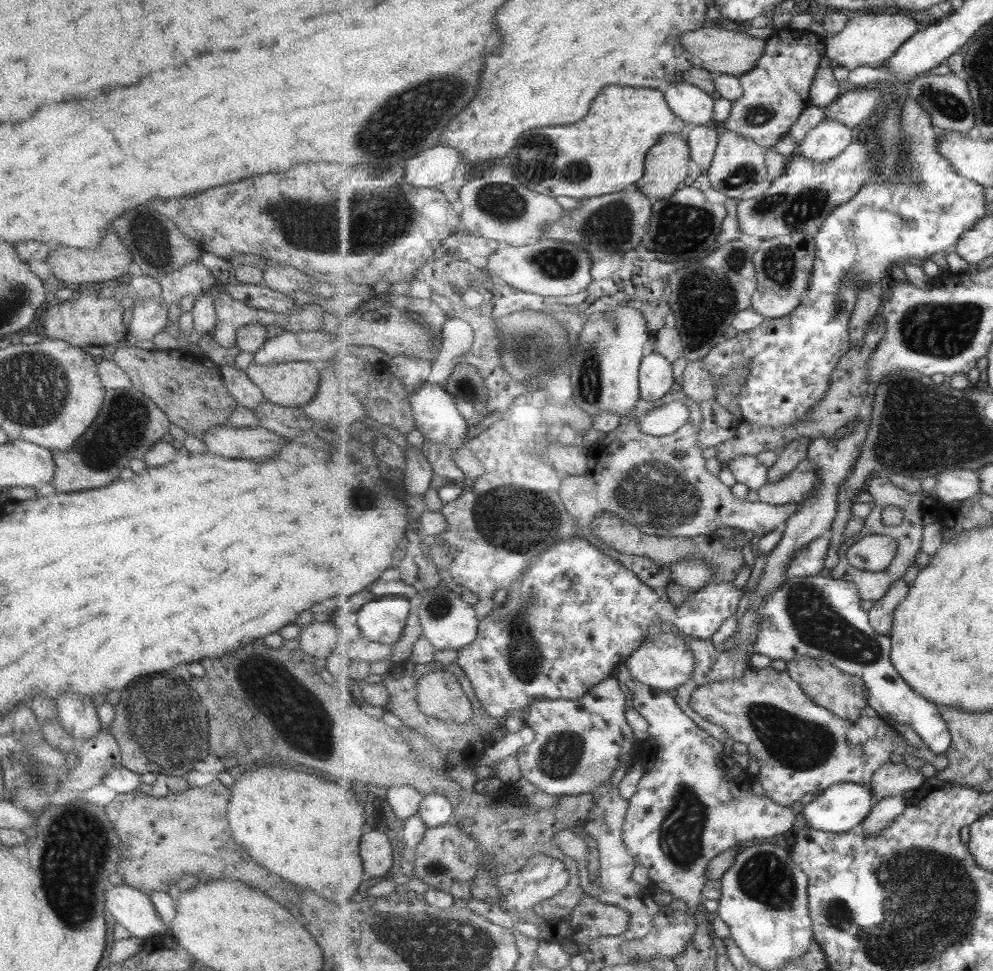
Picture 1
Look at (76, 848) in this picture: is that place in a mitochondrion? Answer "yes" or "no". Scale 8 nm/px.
yes

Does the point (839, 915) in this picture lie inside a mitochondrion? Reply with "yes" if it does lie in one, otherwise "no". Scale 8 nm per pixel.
yes

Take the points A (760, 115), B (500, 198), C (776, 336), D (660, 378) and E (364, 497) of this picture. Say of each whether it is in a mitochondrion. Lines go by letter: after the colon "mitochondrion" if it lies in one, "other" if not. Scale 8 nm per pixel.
A: mitochondrion
B: mitochondrion
C: other
D: other
E: mitochondrion

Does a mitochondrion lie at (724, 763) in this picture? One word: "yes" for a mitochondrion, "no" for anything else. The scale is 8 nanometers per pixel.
no

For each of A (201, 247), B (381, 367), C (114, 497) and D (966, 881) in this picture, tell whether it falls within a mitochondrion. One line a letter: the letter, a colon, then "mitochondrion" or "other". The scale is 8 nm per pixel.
A: other
B: other
C: other
D: mitochondrion

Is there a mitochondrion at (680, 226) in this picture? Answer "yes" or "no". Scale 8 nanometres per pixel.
yes

